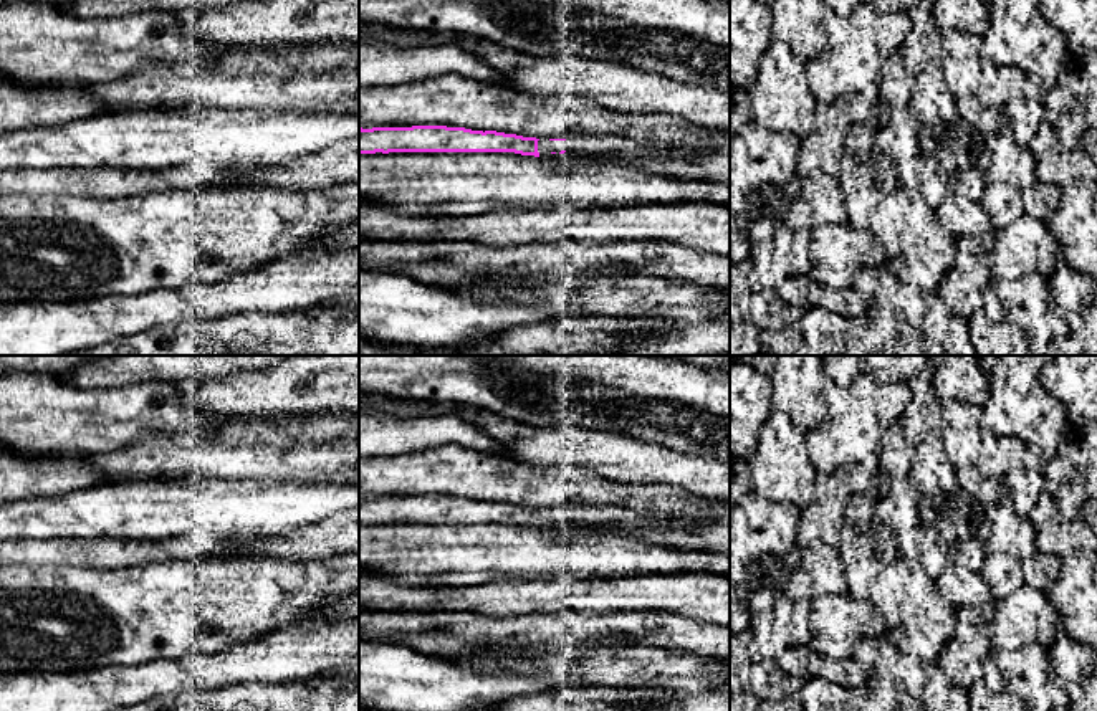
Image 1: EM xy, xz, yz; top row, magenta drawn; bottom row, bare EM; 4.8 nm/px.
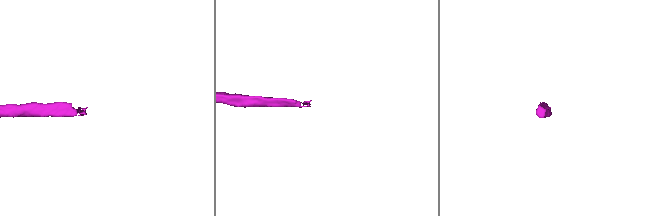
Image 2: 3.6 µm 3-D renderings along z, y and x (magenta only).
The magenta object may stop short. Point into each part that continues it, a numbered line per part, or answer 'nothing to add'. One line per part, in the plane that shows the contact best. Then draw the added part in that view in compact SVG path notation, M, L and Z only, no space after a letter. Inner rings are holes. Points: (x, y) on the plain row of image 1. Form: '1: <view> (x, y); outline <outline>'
1: xz (589, 515); outline M582 504L566 511L549 511L549 509L538 511L538 523L541 527L549 526L551 523L559 524L561 521L584 523L592 527L601 524L616 524L625 527L670 527L670 529L695 527L695 523L685 519L667 521L667 519L642 516L622 508L601 508L592 504Z

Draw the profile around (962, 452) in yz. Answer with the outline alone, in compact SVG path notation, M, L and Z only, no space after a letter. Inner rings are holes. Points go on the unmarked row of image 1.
M950 400L941 403L941 420L943 430L940 432L943 438L943 446L948 460L951 461L955 471L960 468L968 468L965 491L975 494L984 476L975 468L975 460L981 446L981 430L980 430L981 408L976 405L963 403L958 400Z

